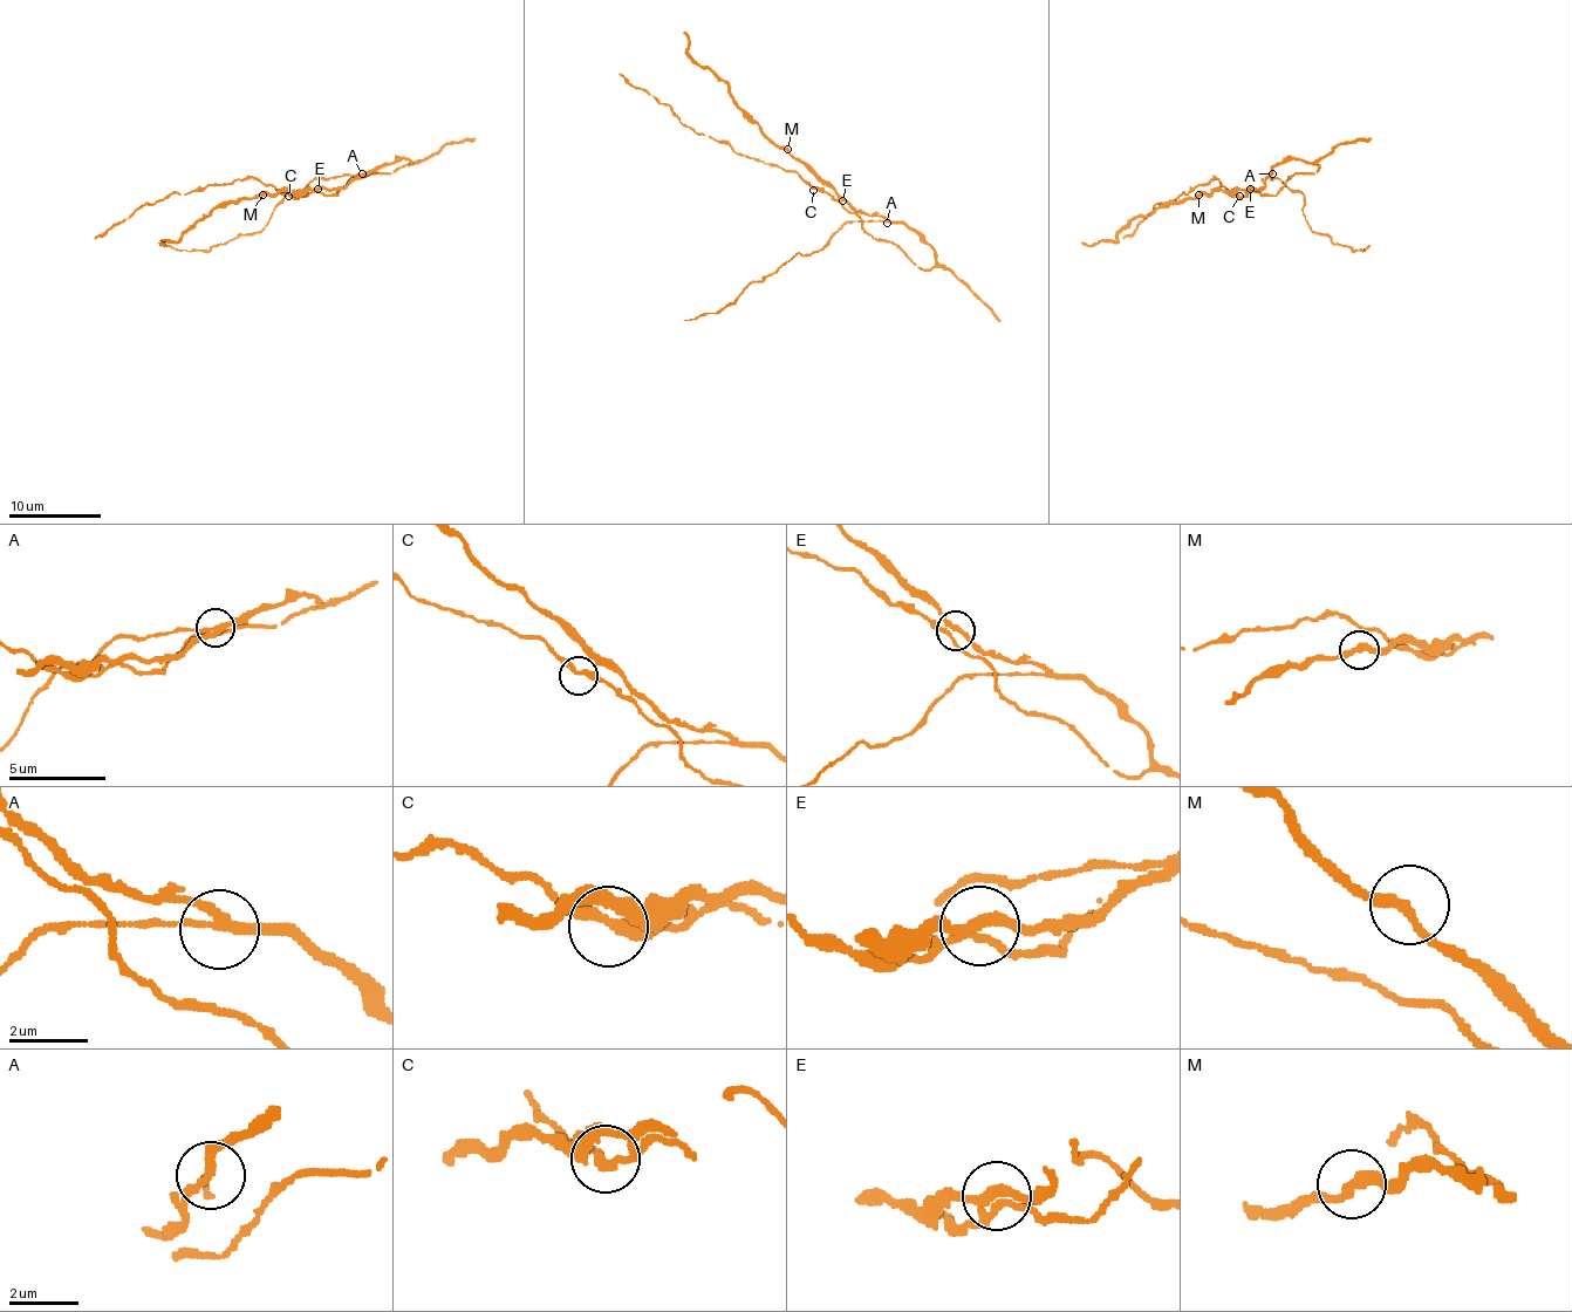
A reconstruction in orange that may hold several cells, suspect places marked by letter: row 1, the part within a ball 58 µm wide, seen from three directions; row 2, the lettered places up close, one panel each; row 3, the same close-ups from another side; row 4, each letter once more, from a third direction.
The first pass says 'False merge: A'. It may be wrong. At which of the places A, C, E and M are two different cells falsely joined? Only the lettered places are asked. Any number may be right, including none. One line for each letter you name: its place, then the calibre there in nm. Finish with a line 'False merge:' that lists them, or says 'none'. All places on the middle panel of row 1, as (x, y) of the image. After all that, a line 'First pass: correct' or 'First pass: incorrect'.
A: place (887, 223); calibre 200 nm
False merge: A
First pass: correct

